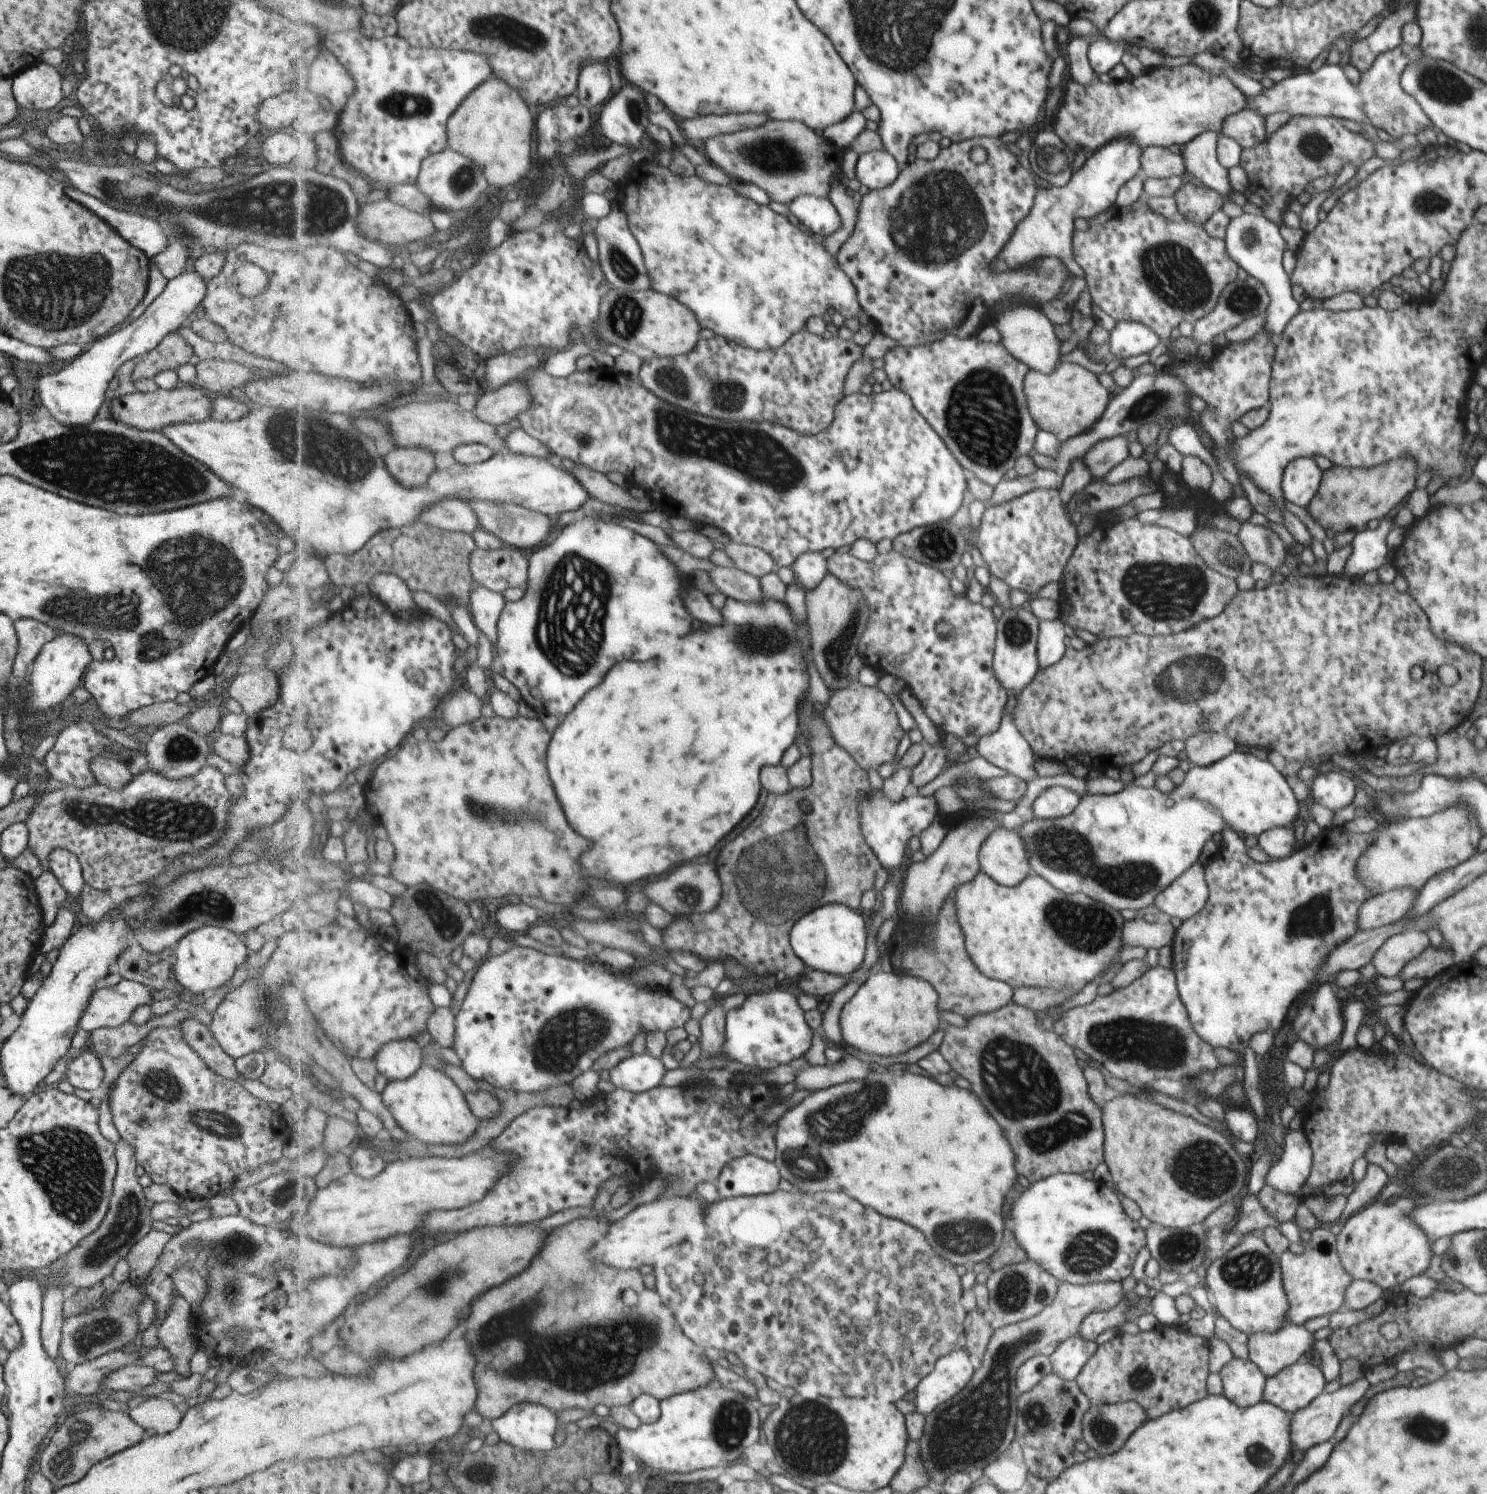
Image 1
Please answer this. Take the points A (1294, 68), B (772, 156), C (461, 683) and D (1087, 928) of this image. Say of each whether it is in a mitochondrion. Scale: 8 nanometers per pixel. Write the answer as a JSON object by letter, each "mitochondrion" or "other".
{"A":"other","B":"mitochondrion","C":"other","D":"mitochondrion"}

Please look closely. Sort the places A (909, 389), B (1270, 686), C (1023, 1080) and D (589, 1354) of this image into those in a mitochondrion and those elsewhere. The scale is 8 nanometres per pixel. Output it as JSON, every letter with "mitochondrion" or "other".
{"A":"other","B":"other","C":"mitochondrion","D":"mitochondrion"}

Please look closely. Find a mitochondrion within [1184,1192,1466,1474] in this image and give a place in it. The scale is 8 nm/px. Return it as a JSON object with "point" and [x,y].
{"point":[1248,1270]}

